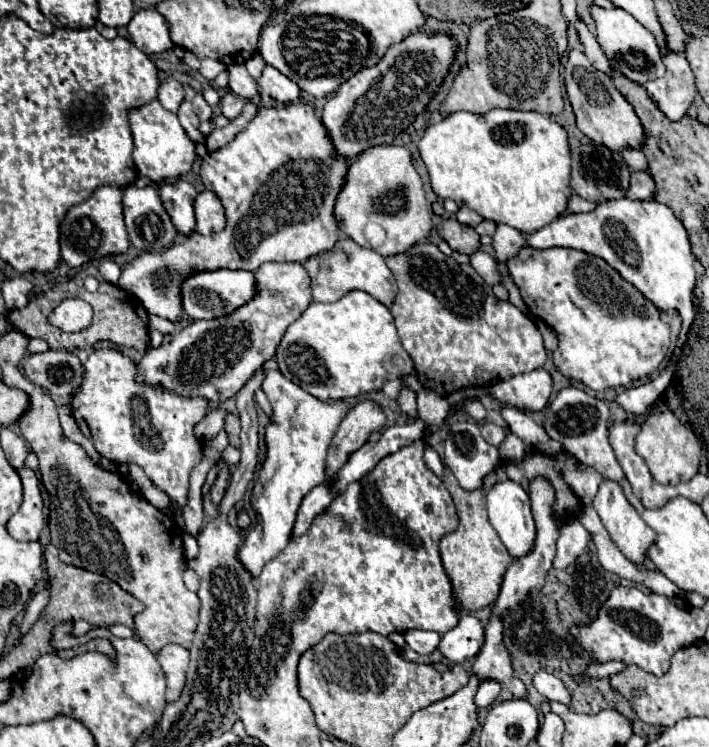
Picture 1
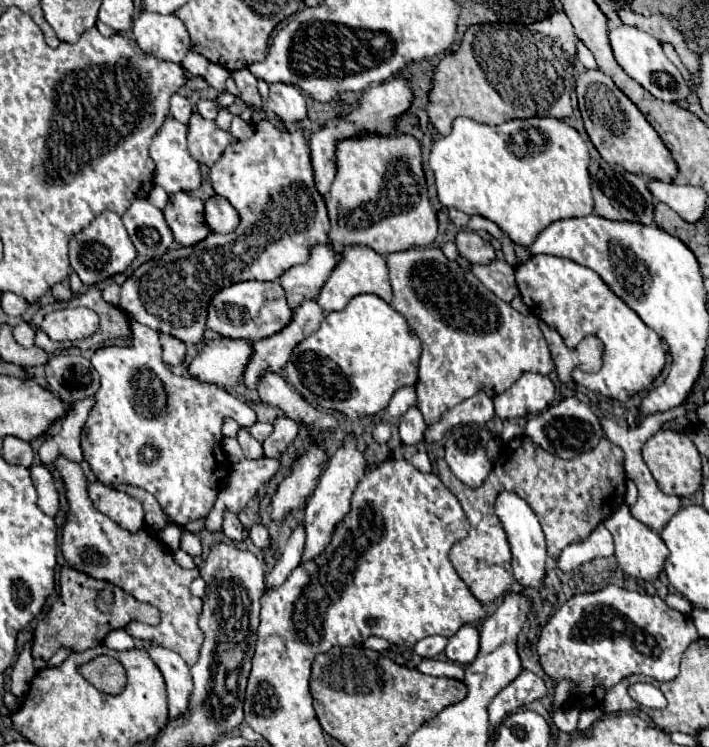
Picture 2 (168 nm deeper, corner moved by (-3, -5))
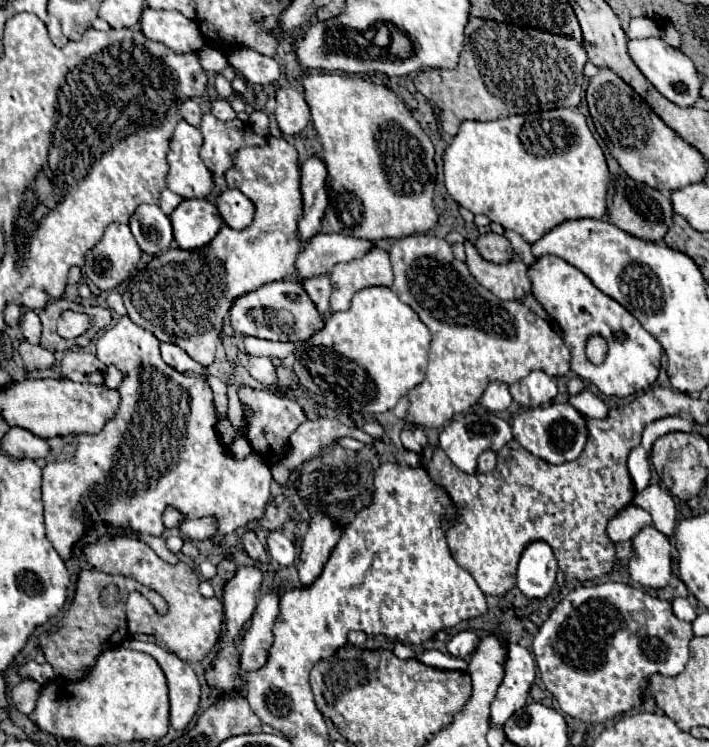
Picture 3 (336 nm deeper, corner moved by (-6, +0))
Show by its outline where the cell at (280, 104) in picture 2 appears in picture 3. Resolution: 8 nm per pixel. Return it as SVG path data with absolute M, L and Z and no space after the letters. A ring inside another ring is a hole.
M279 88L275 120L285 136L301 134L309 124L309 108L303 94L295 88Z

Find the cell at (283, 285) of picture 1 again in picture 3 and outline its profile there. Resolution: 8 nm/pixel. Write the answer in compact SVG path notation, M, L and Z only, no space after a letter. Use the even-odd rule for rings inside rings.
M319 234L297 258L297 270L303 278L331 272L337 262L349 262L373 250L373 242L343 234Z

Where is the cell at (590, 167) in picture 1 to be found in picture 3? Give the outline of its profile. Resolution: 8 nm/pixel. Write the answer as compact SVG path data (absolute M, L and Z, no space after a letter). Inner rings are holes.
M619 178L613 184L613 202L609 208L609 220L623 232L647 240L647 242L663 242L663 236L673 226L673 206L671 198L647 184L639 184L631 178Z

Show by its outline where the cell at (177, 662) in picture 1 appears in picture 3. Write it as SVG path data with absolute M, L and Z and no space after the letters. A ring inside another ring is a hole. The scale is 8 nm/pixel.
M125 640L123 646L145 652L157 660L169 682L170 724L175 730L183 730L197 714L201 698L201 686L193 668L173 652L151 642Z

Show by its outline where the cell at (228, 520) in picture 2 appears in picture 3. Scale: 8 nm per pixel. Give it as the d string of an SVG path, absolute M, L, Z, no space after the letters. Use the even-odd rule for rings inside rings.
M245 532L243 536L243 546L247 550L247 554L255 560L255 562L267 562L267 552L261 546L261 542L257 540L257 536L253 532Z

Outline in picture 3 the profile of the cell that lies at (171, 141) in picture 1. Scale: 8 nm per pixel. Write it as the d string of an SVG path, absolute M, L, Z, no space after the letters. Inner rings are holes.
M181 120L171 138L169 150L169 176L167 186L181 198L207 198L213 190L213 176L209 182L209 170L199 158L203 136L199 128Z

